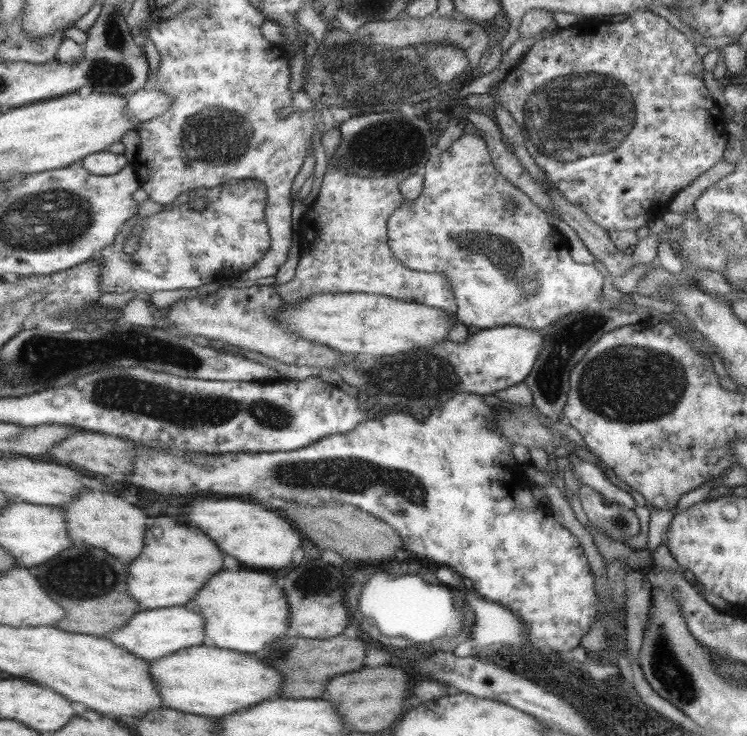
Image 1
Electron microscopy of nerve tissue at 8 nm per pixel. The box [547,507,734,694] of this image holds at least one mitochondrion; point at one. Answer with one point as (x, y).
(663, 651)

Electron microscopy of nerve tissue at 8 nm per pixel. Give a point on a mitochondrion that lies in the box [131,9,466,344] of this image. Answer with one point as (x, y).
(383, 75)

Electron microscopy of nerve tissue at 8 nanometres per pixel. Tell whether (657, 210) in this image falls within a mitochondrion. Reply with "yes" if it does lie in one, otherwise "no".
no

